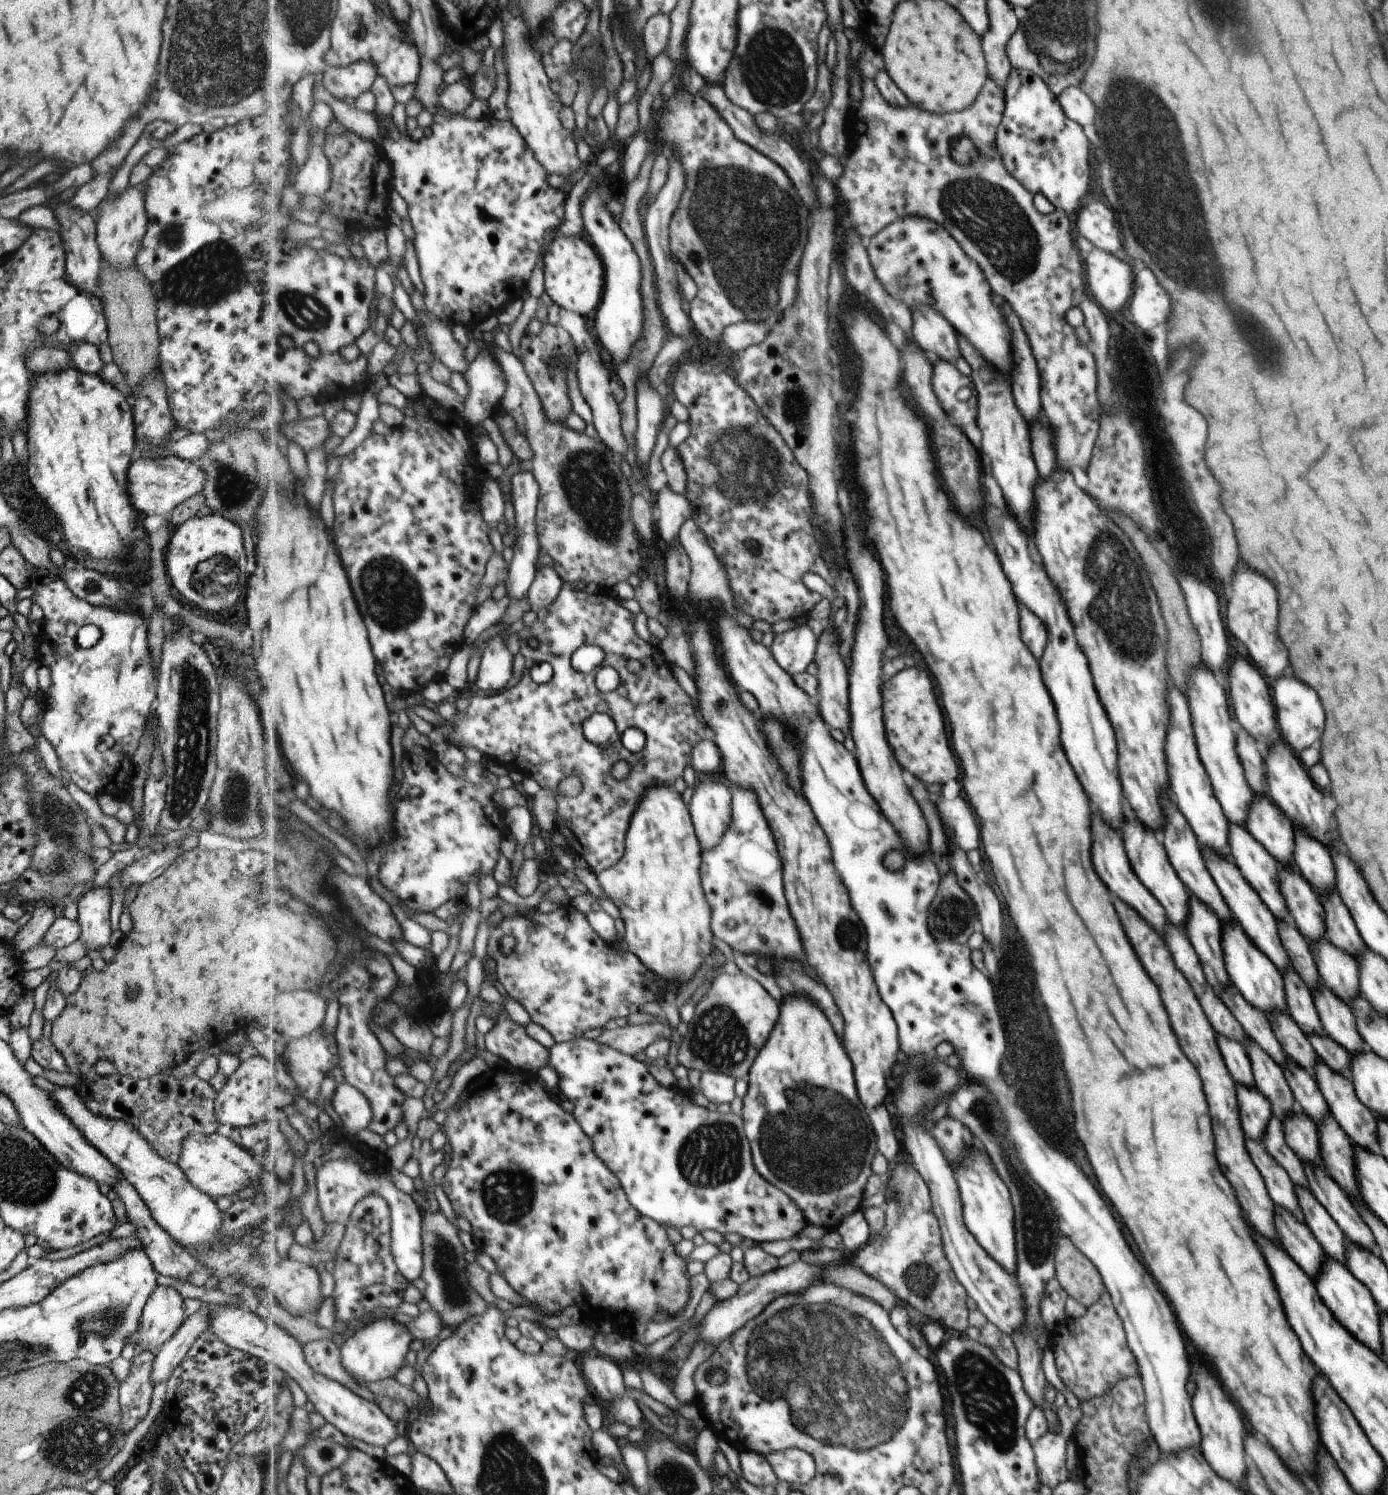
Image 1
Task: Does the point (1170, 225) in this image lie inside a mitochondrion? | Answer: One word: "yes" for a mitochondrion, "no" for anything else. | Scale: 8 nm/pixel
yes

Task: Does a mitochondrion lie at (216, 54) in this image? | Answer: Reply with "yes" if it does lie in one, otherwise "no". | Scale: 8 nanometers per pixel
yes

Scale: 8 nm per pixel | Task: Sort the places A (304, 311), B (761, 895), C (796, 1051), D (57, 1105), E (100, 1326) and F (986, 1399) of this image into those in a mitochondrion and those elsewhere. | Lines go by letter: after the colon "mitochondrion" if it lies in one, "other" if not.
A: mitochondrion
B: mitochondrion
C: other
D: other
E: mitochondrion
F: mitochondrion

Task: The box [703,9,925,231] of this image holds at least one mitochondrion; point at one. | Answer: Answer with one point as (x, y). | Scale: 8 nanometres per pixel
(773, 68)

